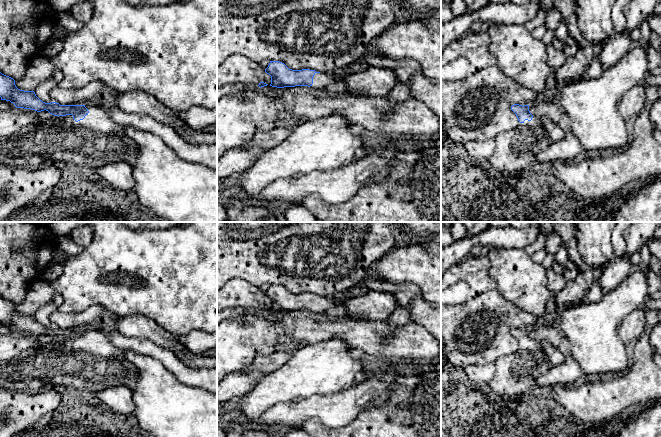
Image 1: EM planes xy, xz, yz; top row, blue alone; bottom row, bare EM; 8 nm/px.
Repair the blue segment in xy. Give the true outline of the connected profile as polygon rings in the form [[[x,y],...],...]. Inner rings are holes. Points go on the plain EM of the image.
[[[0,296],[1,324],[10,325],[17,332],[37,336],[48,335],[52,340],[29,349],[16,358],[0,362],[0,389],[35,394],[50,386],[64,386],[93,394],[115,386],[134,389],[139,377],[137,368],[125,357],[125,350],[114,346],[105,332],[95,329],[60,329],[45,327],[34,315],[20,314],[15,304]]]

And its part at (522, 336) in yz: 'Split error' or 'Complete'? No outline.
Split error

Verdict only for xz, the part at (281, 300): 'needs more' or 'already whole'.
needs more

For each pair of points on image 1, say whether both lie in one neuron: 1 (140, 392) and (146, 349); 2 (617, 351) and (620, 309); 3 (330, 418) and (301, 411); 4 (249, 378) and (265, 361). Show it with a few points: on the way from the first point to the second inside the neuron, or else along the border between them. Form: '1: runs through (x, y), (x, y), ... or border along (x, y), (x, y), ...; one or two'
1: border along (125, 349), (152, 356), (165, 368); two
2: runs through (612, 341), (612, 319); one
3: runs through (323, 411), (308, 411); one
4: runs through (253, 374), (262, 365); one

